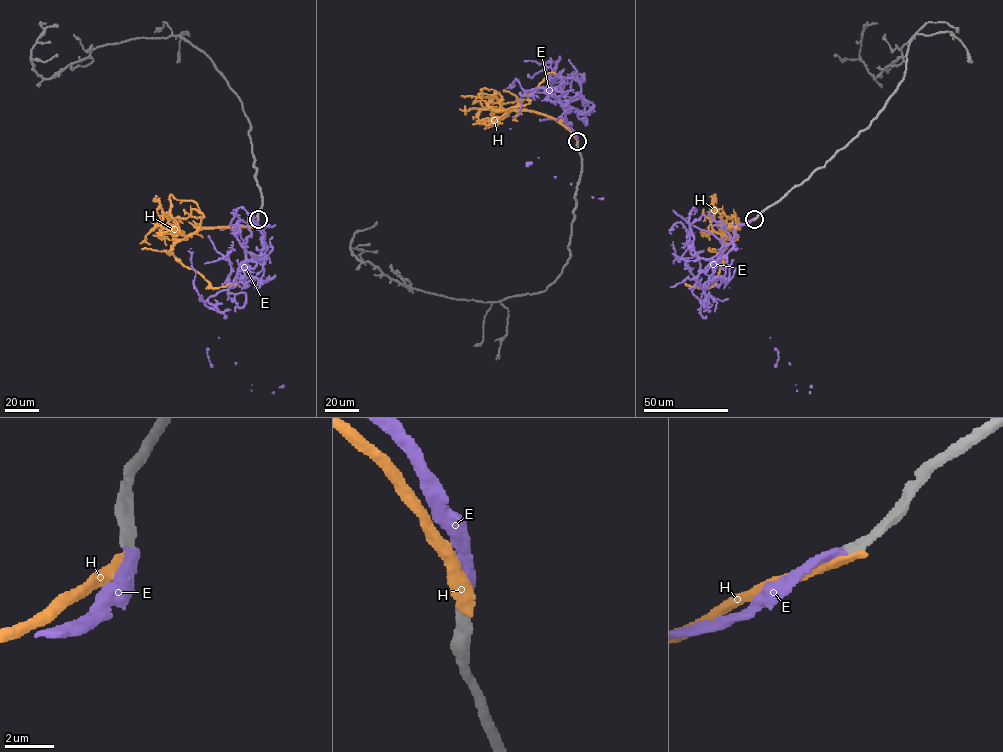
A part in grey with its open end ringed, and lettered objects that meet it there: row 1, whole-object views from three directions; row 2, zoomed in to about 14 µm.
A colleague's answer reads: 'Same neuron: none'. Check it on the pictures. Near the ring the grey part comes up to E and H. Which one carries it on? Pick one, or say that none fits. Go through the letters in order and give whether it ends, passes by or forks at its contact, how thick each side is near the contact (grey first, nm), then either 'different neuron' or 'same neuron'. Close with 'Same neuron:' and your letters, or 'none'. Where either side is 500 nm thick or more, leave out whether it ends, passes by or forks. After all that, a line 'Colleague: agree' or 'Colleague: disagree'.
E: it ends; calibres 340 and 360 nm; same neuron
H: calibres 400 and 500 nm; different neuron
Same neuron: E
Colleague: disagree

